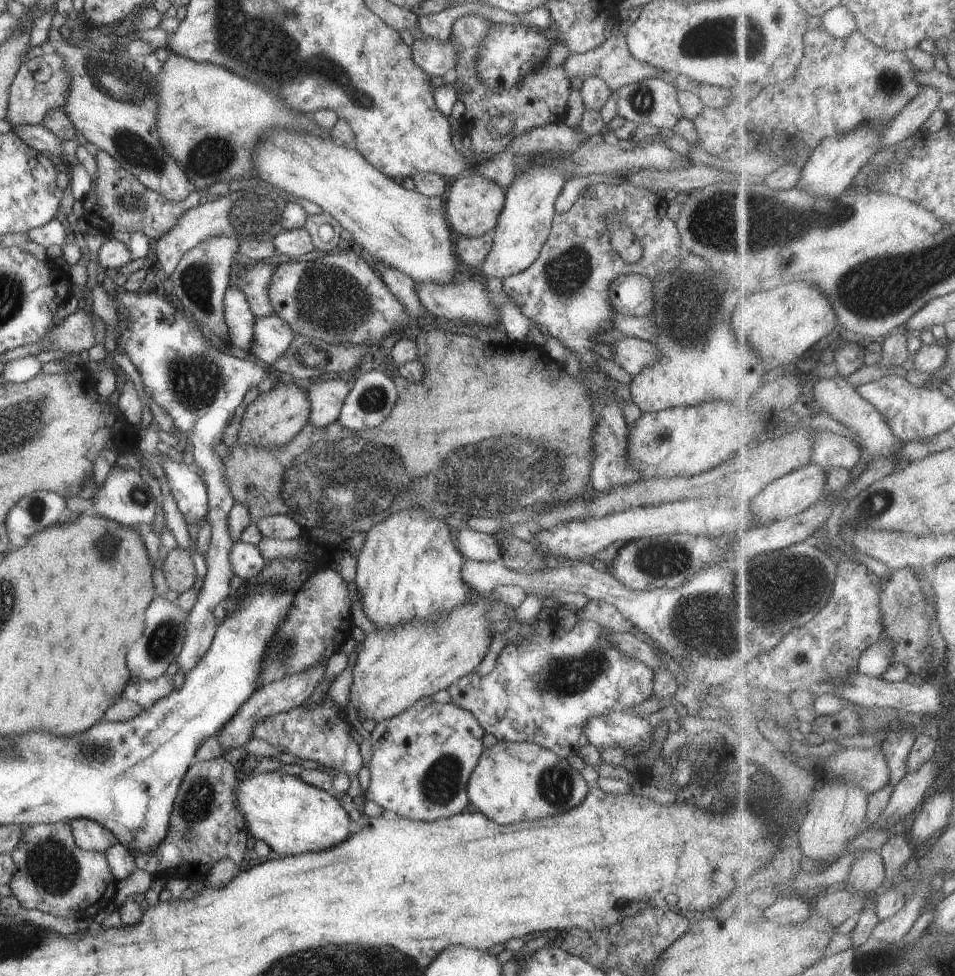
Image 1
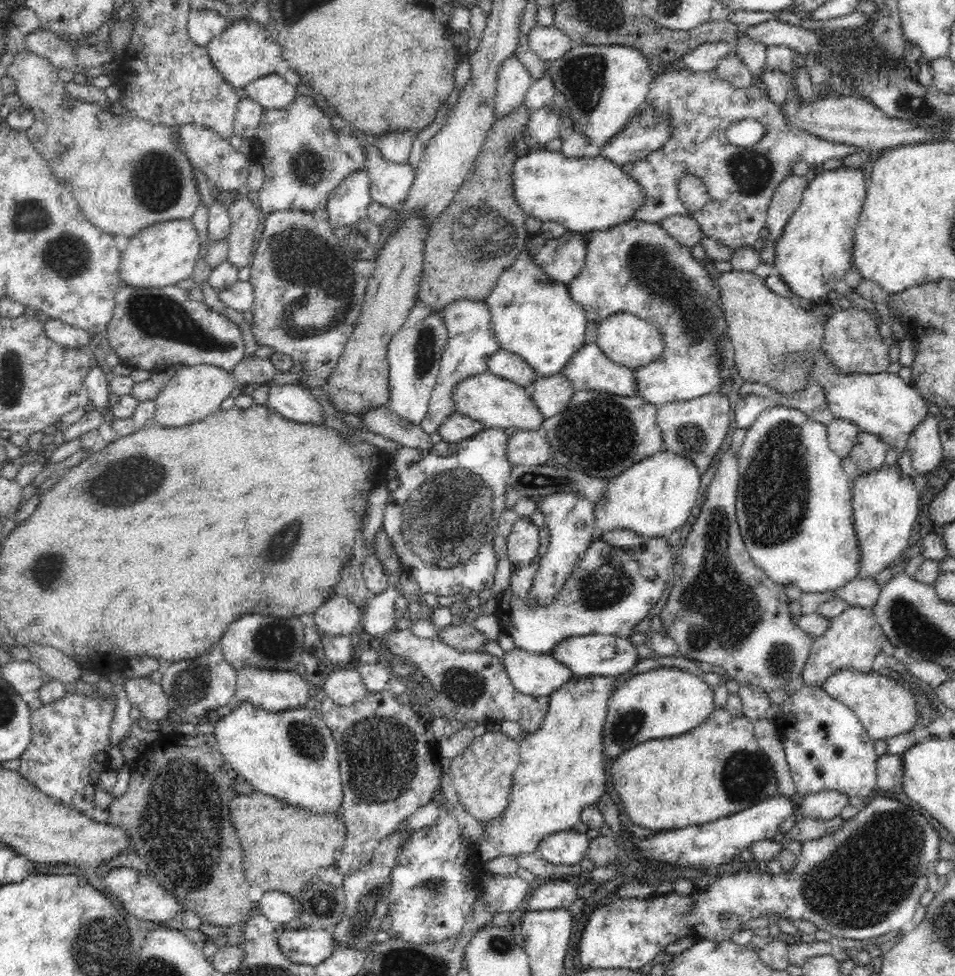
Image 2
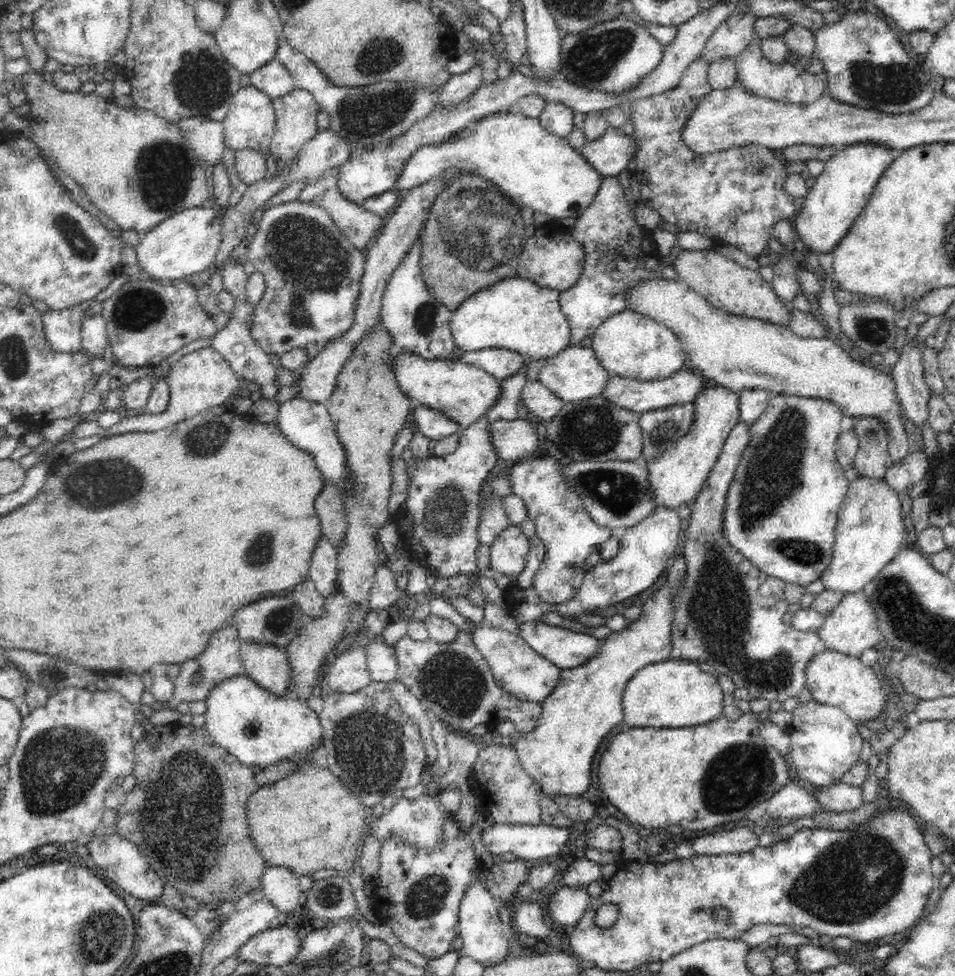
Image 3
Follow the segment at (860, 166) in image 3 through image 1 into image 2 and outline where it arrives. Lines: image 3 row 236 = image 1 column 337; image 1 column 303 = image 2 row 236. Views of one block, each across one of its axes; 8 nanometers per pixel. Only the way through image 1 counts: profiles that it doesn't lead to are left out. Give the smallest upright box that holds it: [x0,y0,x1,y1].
[774,168,866,302]

